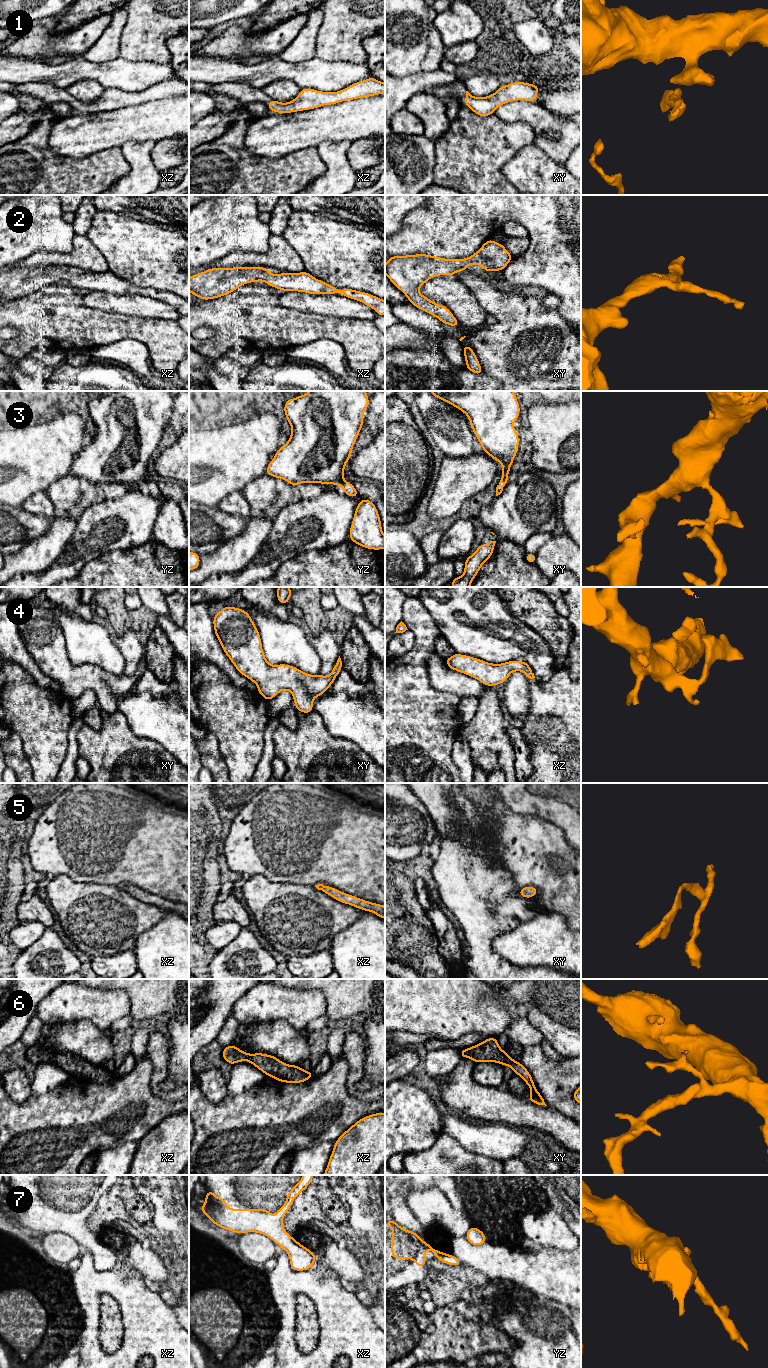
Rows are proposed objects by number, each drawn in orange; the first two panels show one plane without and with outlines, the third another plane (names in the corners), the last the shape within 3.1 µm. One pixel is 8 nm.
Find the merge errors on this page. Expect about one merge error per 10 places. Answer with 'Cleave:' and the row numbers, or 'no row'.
Cleave: no row

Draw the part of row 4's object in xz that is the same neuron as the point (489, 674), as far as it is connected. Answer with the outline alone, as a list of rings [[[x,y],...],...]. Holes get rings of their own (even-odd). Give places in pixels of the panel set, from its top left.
[[[455,653],[445,659],[445,662],[450,669],[469,675],[485,686],[496,686],[504,683],[514,671],[522,671],[526,677],[535,678],[529,664],[520,660],[494,664],[468,655]]]

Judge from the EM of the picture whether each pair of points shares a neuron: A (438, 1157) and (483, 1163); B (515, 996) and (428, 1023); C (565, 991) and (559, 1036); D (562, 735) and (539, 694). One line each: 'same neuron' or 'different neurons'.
A: same neuron
B: different neurons
C: same neuron
D: same neuron

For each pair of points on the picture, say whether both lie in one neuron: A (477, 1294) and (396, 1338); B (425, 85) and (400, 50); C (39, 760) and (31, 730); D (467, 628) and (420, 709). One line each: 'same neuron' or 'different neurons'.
A: same neuron
B: different neurons
C: same neuron
D: different neurons

